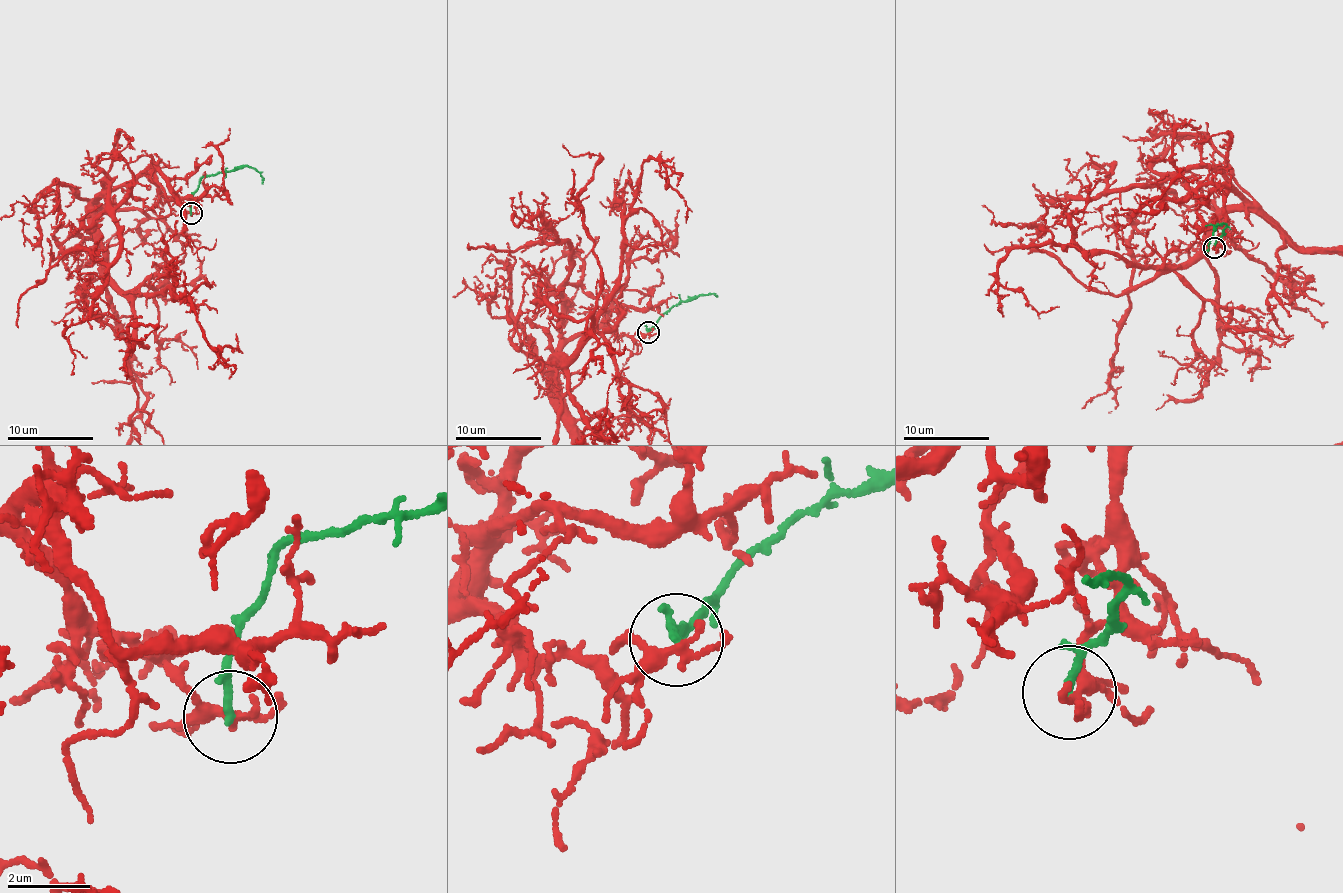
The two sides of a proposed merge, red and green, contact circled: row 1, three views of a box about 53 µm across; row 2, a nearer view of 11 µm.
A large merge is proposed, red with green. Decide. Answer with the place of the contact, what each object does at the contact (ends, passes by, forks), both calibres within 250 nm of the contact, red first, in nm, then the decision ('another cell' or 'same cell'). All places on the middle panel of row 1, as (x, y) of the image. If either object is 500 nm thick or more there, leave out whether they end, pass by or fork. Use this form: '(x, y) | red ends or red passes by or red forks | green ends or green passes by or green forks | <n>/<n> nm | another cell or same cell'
(648, 332) | red forks | green ends | 240/160 nm | another cell

